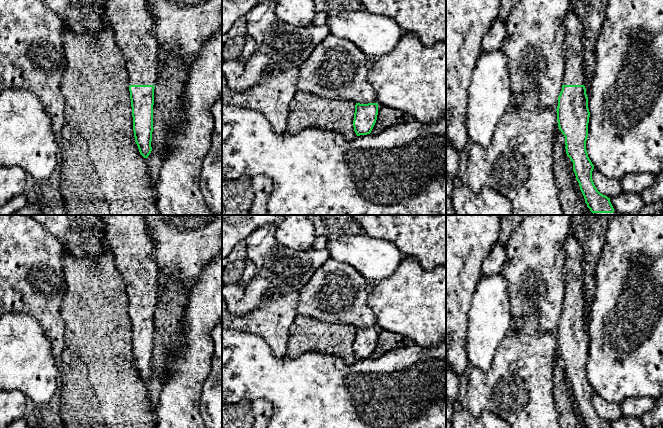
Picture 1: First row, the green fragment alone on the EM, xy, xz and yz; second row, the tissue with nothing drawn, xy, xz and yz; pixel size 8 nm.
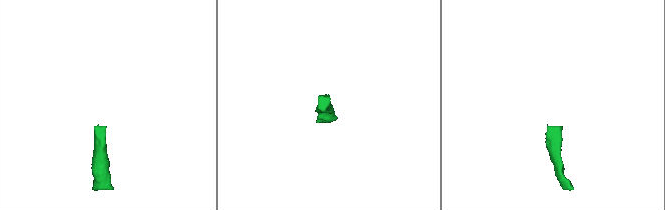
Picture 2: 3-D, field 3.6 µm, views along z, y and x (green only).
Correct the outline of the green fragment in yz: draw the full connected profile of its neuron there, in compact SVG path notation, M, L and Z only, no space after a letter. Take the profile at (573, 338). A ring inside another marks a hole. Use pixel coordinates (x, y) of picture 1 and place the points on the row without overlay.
M571 229L565 241L564 249L566 253L566 260L562 269L562 277L564 279L565 294L562 305L562 314L558 321L558 330L556 333L558 351L565 361L566 378L573 386L573 395L575 397L576 404L579 407L580 414L584 420L585 427L611 428L610 422L601 418L595 411L592 404L592 395L594 393L594 389L589 383L586 374L590 336L588 333L586 312L584 310L588 303L584 298L583 249L577 238L572 234Z

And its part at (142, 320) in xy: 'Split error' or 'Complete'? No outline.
Split error

